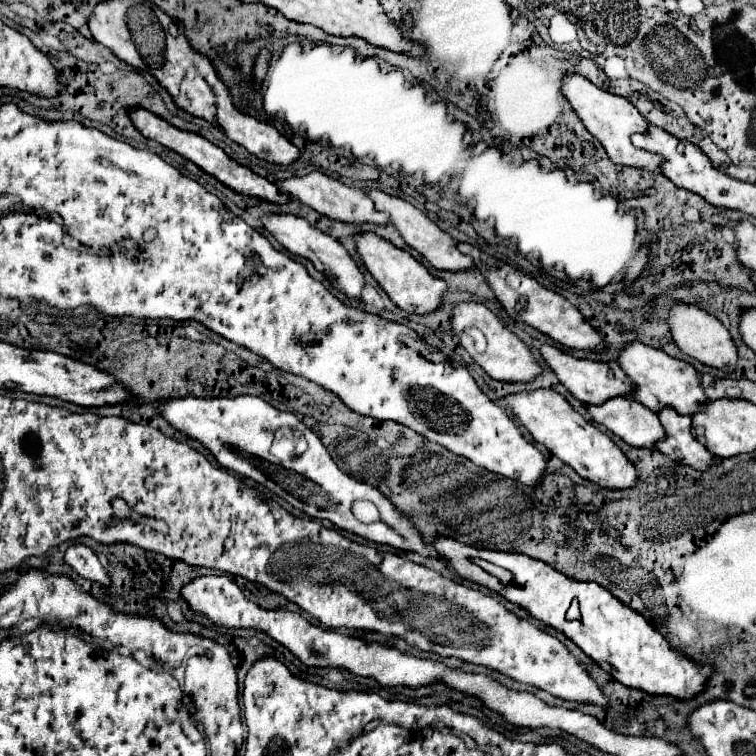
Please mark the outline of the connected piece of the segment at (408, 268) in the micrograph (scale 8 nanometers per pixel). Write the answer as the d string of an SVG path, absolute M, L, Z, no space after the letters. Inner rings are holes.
M361 233L355 237L359 255L367 267L367 271L377 279L377 283L385 289L385 293L391 297L391 301L401 307L403 311L425 315L433 313L443 303L443 293L449 289L449 285L443 279L433 277L423 263L419 263L409 251L397 249L389 241L381 239L375 233Z

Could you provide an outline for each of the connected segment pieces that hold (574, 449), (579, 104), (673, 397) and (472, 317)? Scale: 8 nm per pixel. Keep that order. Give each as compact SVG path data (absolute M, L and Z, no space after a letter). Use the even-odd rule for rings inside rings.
M537 389L531 393L517 393L503 399L527 427L531 437L545 445L551 455L573 467L583 479L603 487L603 489L631 489L639 483L635 465L625 457L625 453L591 421L583 419L569 401L553 389Z
M567 75L563 81L563 95L569 99L569 103L573 105L573 111L577 113L577 117L583 121L583 125L587 127L587 131L599 139L599 143L605 147L607 155L611 157L613 163L619 165L629 165L629 167L637 167L637 169L645 169L645 171L661 171L661 163L663 157L637 149L631 143L631 135L633 133L645 133L647 131L647 119L635 109L635 105L619 95L611 95L603 89L599 89L597 85L591 85L591 81L587 81L581 75Z
M637 341L629 343L629 345L625 345L625 349L619 357L619 367L637 385L635 401L643 403L653 413L659 413L661 409L671 407L679 415L693 415L709 403L709 399L701 387L701 375L695 371L695 367L691 363L669 357L661 349L653 349L653 347L647 347L643 343L637 343Z
M459 303L455 307L455 315L453 315L451 323L453 323L453 331L461 339L461 345L475 359L475 363L479 367L483 367L485 373L491 375L493 379L507 381L507 383L529 383L543 371L539 361L533 357L533 351L529 349L529 345L525 345L523 339L519 339L515 333L511 333L485 305L481 305L481 303ZM469 329L479 329L485 335L487 345L483 351L479 351L475 347L475 339L469 333Z

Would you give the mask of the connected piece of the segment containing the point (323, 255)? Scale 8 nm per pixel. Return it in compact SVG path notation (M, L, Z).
M265 215L263 223L265 223L265 229L271 231L271 235L289 253L309 259L319 273L323 273L329 281L335 281L335 287L341 293L345 293L349 299L359 299L361 301L361 291L367 283L363 279L363 273L361 273L357 261L347 253L347 249L337 239L333 239L331 235L325 235L323 231L319 231L317 227L311 227L305 219L295 217L295 215Z

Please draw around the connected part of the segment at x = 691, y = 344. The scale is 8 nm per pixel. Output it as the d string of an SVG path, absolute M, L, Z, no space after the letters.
M679 303L669 313L669 325L671 325L671 335L673 335L675 343L679 345L679 349L685 355L689 355L705 365L717 367L717 369L725 367L727 373L737 369L737 359L739 359L737 345L735 345L731 333L725 329L725 325L717 317L713 317L711 313L695 307L695 305Z

